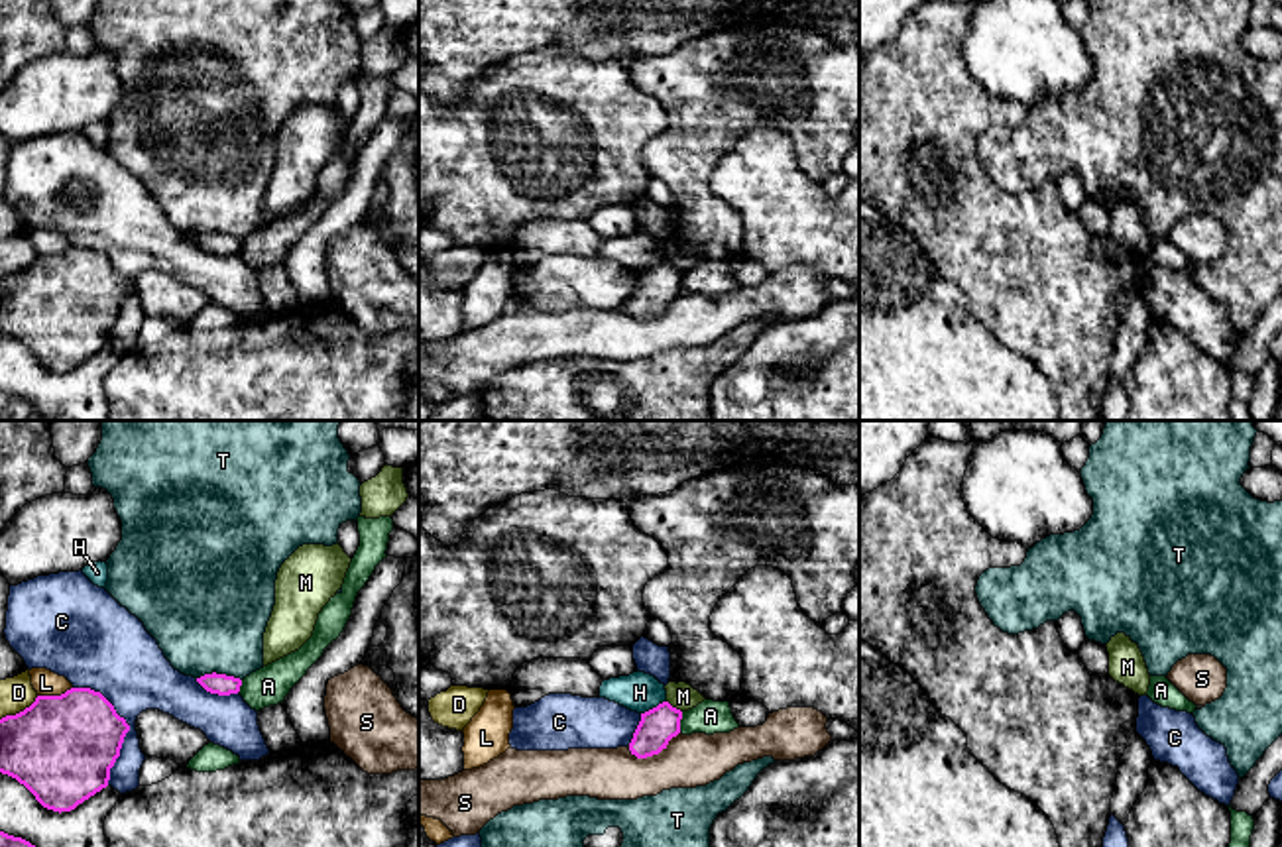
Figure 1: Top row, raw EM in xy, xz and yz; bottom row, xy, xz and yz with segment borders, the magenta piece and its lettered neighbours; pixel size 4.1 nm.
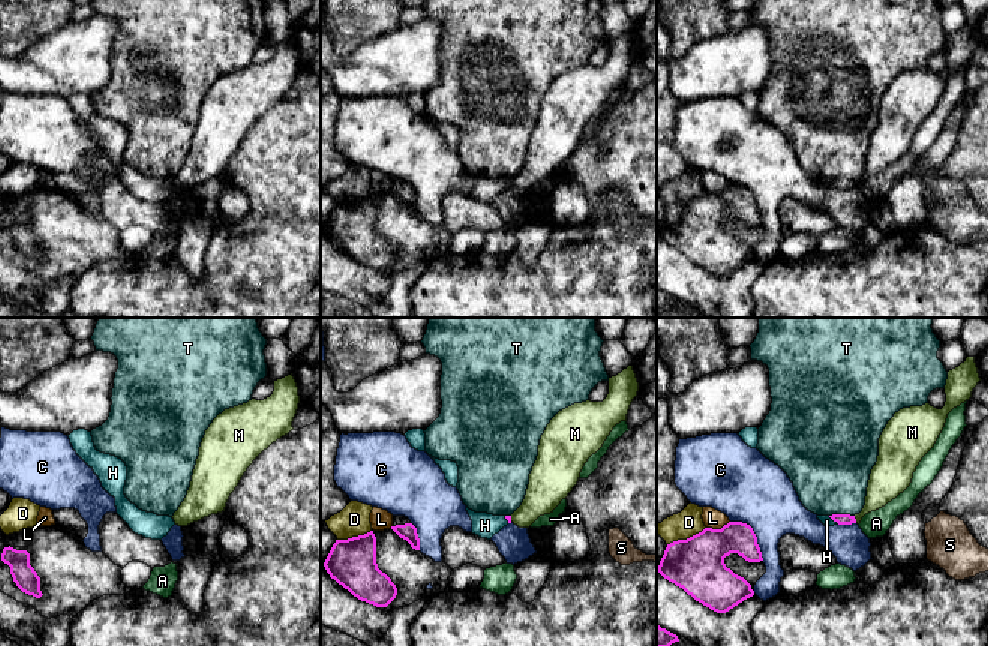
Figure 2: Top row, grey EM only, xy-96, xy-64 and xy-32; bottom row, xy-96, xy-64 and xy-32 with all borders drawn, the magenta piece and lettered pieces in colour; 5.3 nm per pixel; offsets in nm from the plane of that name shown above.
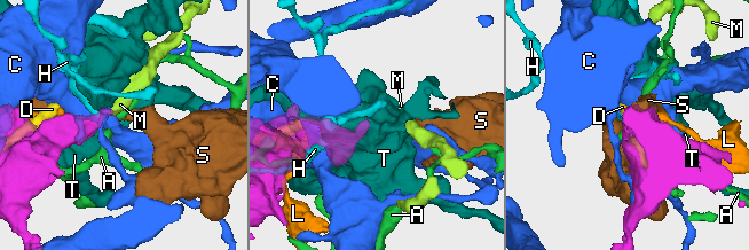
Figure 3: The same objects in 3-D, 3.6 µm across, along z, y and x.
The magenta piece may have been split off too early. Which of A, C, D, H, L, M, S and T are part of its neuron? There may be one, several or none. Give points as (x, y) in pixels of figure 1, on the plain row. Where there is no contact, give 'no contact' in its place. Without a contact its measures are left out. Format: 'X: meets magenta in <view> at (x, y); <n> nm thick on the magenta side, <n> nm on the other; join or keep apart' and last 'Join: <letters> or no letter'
A: meets magenta in xz at (679, 282); 150 nm thick on the magenta side, 130 nm on the other; keep apart
C: meets magenta in xy at (128, 285); 400 nm thick on the magenta side, 300 nm on the other; keep apart
D: meets magenta in xy at (20, 272); 440 nm thick on the magenta side, 140 nm on the other; keep apart
H: meets magenta in xz at (653, 268); 150 nm thick on the magenta side, 160 nm on the other; keep apart
L: meets magenta in xy at (54, 256); 440 nm thick on the magenta side, 110 nm on the other; keep apart
M: meets magenta in xz at (675, 268); 150 nm thick on the magenta side, 110 nm on the other; keep apart
S: meets magenta in xz at (653, 313); 150 nm thick on the magenta side, 220 nm on the other; keep apart
T: meets magenta in xy at (219, 234); 90 nm thick on the magenta side, 460 nm on the other; keep apart
Join: no letter

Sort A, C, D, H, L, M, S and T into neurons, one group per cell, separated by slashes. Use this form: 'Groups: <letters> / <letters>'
Groups: A / C / D / H / L / M / S / T

